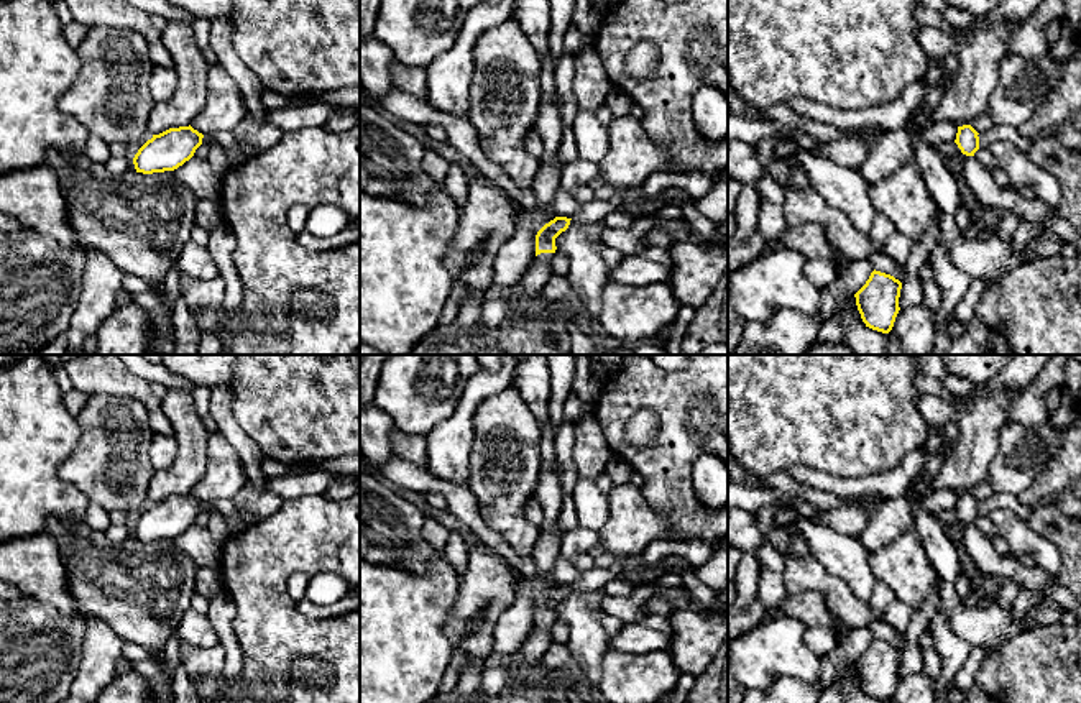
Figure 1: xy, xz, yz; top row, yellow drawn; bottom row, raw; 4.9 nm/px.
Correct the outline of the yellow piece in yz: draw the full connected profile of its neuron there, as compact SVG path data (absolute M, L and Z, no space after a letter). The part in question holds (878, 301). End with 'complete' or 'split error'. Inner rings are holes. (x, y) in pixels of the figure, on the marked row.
M872 271L866 284L854 294L866 327L889 333L900 310L902 283L890 274Z | complete

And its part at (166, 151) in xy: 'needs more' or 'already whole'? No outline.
already whole

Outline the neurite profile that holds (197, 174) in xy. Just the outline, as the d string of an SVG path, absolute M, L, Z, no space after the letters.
M191 158L172 171L172 176L191 189L196 200L218 200L222 179L212 171L207 158Z

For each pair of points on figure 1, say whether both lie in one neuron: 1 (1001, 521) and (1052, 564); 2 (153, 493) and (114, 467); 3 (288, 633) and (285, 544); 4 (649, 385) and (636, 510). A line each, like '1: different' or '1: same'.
1: same
2: different
3: same
4: different

